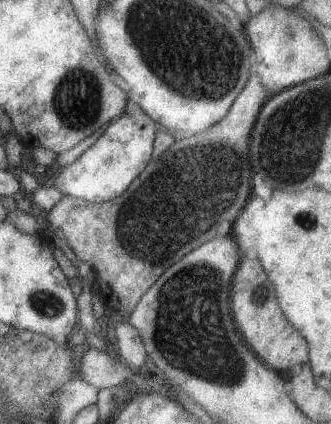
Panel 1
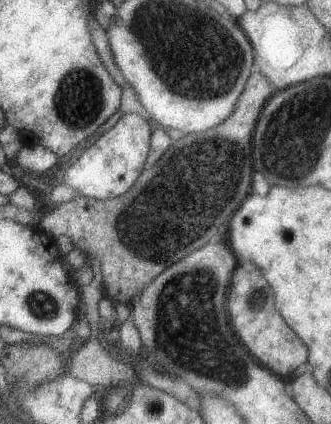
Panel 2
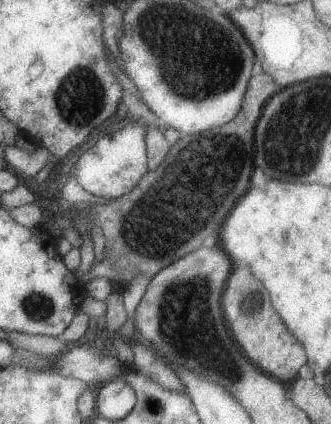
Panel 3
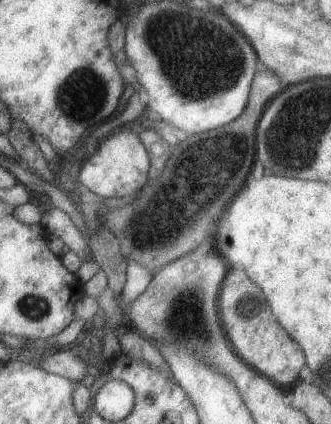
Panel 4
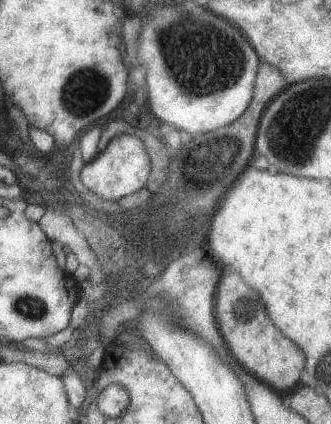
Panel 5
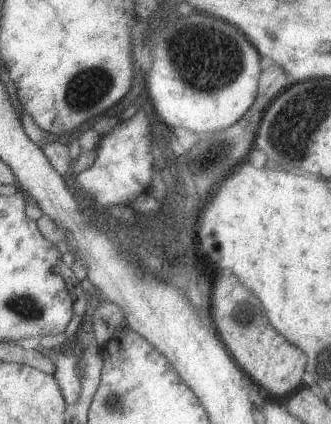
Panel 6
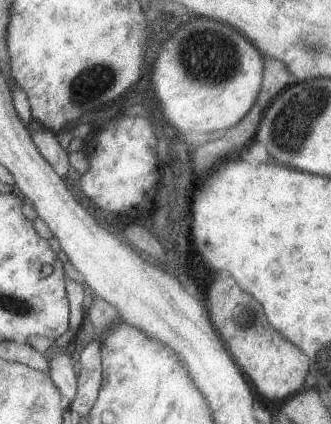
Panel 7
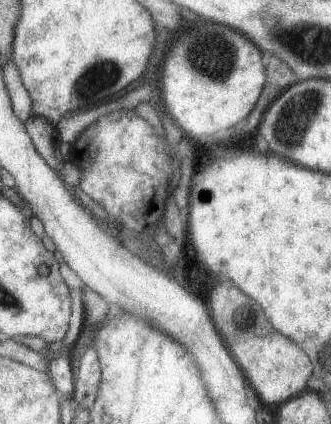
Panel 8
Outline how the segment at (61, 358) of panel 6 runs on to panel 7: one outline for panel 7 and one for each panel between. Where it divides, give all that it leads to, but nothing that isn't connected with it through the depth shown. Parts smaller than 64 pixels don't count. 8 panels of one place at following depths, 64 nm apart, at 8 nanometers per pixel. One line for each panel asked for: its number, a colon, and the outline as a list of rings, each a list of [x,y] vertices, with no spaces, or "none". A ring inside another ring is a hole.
7: [[[63,352],[63,354],[55,354],[49,360],[49,376],[53,378],[53,384],[57,386],[57,390],[63,396],[65,406],[69,406],[75,400],[77,394],[77,376],[73,370],[73,360],[71,360],[71,352]]]

